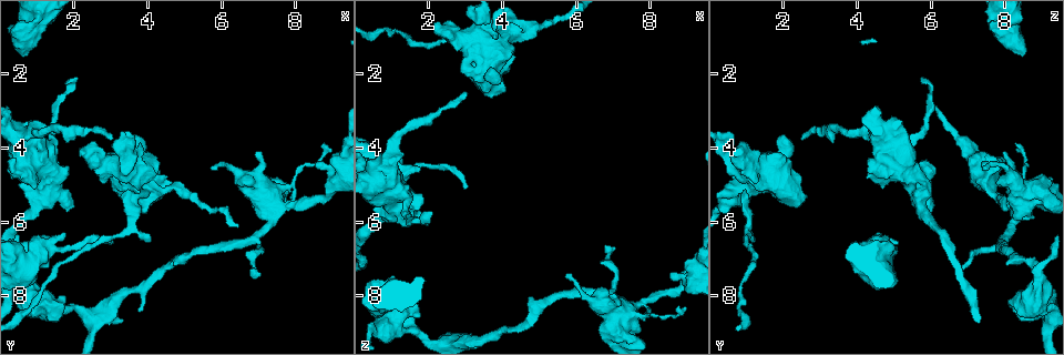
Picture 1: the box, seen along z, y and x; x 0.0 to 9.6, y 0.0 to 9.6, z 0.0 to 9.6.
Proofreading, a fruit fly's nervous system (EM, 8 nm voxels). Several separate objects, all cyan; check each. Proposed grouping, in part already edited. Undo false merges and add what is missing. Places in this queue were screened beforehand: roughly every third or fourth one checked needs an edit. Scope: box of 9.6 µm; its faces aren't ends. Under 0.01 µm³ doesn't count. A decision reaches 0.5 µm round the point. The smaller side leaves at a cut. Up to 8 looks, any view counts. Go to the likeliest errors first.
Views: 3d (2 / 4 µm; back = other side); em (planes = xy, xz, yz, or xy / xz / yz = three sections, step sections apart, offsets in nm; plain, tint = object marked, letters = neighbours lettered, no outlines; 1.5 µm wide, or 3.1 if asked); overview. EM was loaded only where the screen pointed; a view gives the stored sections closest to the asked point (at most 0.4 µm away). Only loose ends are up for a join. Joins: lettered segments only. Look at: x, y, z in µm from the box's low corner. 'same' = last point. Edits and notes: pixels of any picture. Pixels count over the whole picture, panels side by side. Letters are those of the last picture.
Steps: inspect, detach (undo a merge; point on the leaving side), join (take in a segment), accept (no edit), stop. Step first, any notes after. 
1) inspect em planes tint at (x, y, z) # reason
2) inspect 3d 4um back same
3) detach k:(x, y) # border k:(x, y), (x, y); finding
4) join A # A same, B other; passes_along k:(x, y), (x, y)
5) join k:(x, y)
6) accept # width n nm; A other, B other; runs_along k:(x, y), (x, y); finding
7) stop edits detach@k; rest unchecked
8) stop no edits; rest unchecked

inspect 3d 4um back at (0.70, 1.55, 8.45) # stops while still wide

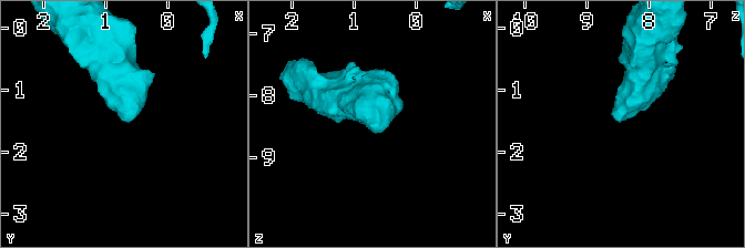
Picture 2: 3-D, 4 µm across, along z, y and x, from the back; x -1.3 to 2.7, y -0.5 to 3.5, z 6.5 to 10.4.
inspect em planes letters at (0.70, 1.50, 8.50) # now the EM

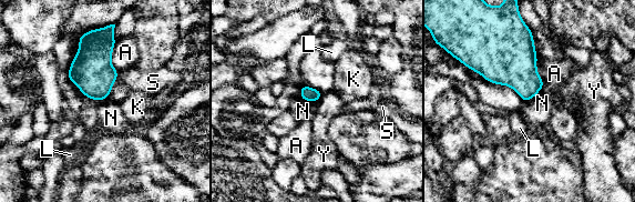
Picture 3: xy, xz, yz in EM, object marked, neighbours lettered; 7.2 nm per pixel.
accept # A other, K other, L other, N other, S other, Y other; border 3:(89, 98), (98, 100), (108, 99); no lettered segment goes on from it

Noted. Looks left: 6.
inspect em planes plain at (3.05, 3.75, 2.45) # end of a long branch

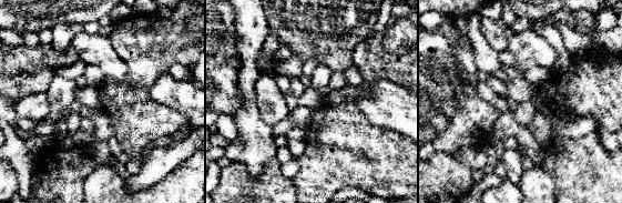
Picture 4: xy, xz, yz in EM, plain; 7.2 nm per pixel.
inspect em planes letters same # see the neighbours

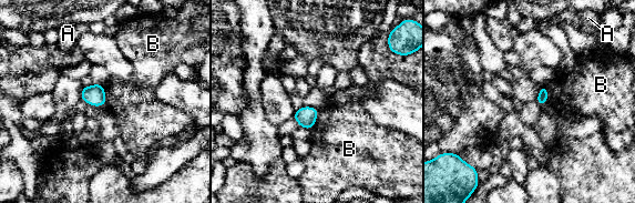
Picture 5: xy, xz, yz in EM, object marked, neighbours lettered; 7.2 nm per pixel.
accept # A other, B other; border 5:(103, 85), (105, 105); no lettered segment goes on from it

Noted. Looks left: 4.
inspect em planes tint at (2.20, 4.15, 0.55) # stops while still wide

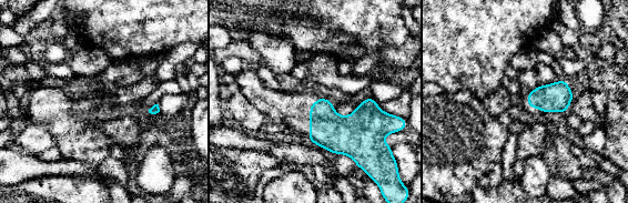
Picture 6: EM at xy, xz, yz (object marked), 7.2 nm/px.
inspect em planes letters same

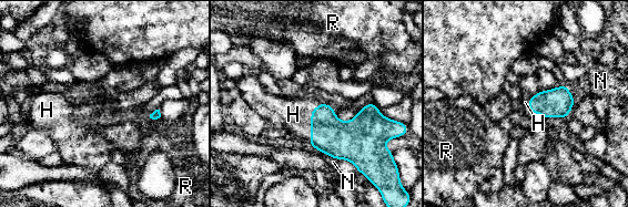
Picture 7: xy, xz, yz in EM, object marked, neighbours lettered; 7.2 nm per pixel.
join H # H same, N other, R other; it goes on there

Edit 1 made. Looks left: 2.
stop edits join@7; rest unchecked

